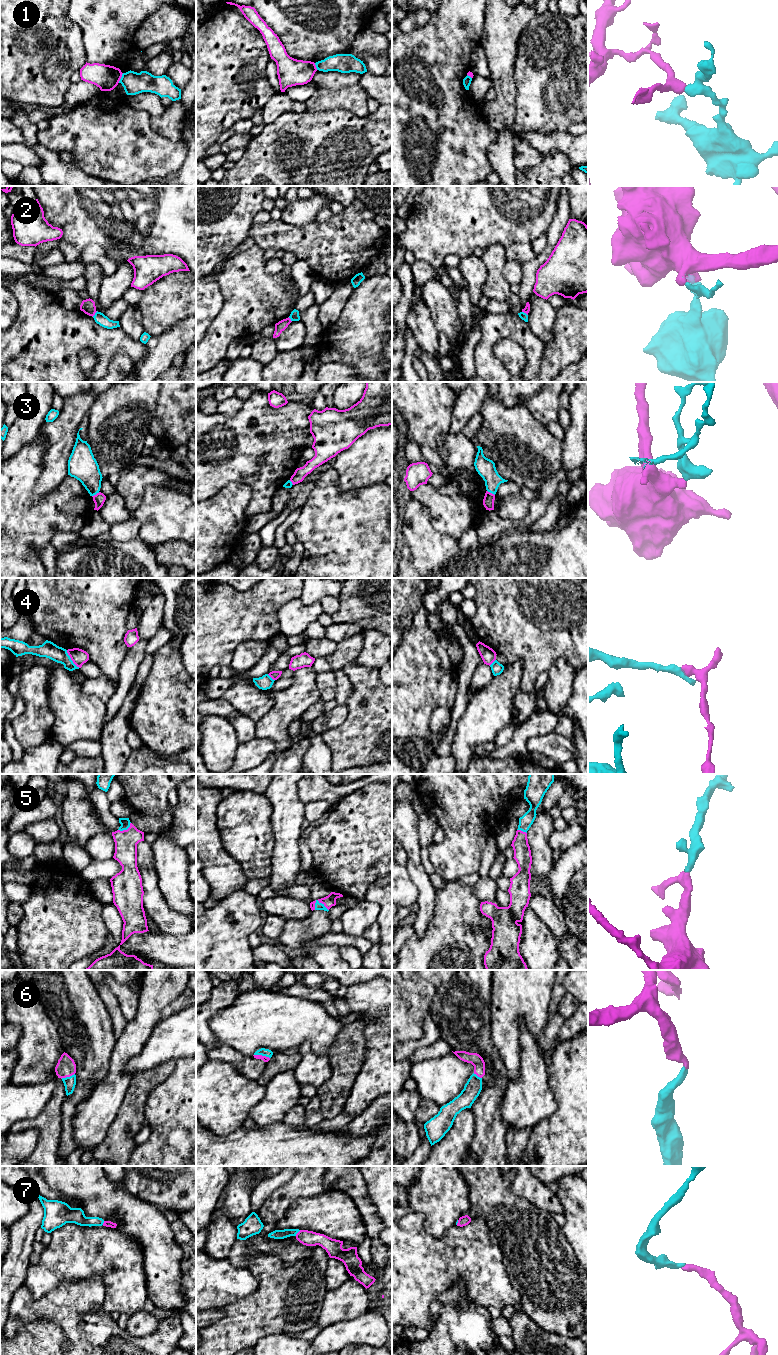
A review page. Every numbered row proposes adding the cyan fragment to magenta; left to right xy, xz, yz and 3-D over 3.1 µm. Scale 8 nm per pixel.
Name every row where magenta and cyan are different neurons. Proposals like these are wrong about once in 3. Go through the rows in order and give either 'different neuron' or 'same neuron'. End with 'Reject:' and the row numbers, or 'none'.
1: different neuron
2: different neuron
3: different neuron
4: different neuron
5: same neuron
6: same neuron
7: same neuron
Reject: 1, 2, 3, 4

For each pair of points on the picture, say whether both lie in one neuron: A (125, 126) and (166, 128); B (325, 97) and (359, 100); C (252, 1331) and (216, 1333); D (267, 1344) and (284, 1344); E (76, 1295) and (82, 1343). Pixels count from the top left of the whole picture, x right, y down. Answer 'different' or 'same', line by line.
A: different
B: same
C: same
D: same
E: same

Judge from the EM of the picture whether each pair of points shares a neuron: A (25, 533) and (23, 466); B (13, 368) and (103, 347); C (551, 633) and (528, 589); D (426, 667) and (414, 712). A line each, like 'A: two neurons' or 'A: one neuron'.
A: one neuron
B: one neuron
C: one neuron
D: one neuron

